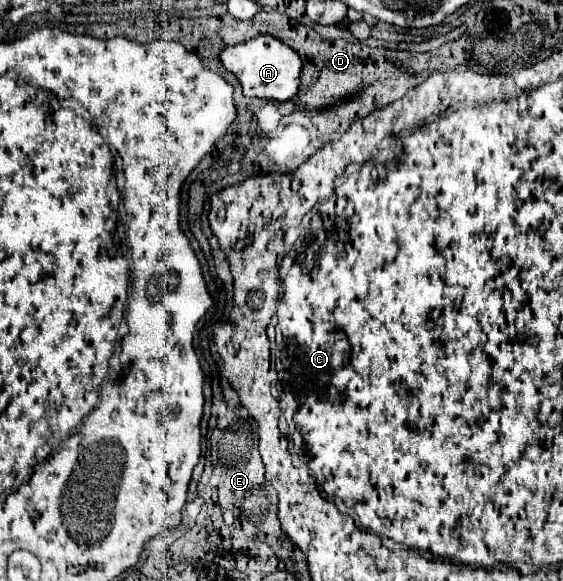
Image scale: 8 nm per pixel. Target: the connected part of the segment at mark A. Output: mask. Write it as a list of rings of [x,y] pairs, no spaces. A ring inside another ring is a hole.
[[[258,35],[244,43],[230,45],[222,49],[220,61],[226,67],[226,71],[236,75],[236,79],[242,85],[244,97],[260,97],[282,103],[292,99],[300,87],[302,59],[298,57],[296,51],[292,51],[288,45],[284,45],[280,39],[272,35]]]

